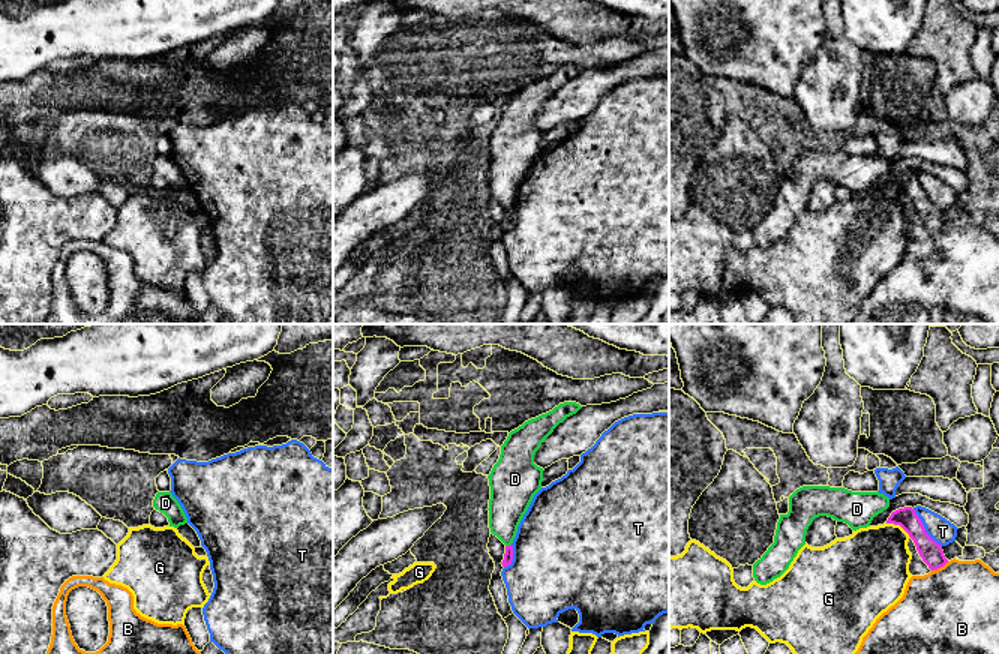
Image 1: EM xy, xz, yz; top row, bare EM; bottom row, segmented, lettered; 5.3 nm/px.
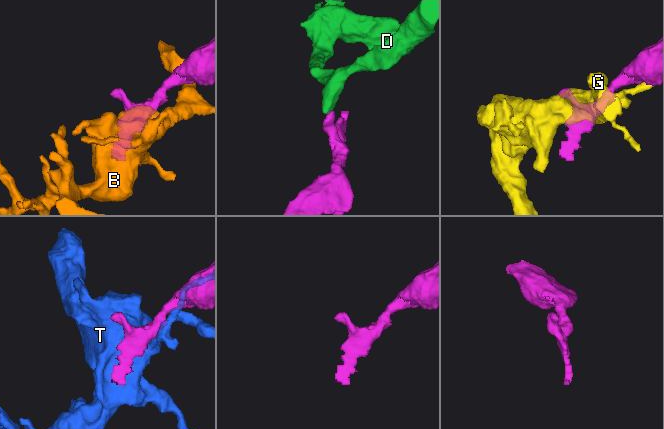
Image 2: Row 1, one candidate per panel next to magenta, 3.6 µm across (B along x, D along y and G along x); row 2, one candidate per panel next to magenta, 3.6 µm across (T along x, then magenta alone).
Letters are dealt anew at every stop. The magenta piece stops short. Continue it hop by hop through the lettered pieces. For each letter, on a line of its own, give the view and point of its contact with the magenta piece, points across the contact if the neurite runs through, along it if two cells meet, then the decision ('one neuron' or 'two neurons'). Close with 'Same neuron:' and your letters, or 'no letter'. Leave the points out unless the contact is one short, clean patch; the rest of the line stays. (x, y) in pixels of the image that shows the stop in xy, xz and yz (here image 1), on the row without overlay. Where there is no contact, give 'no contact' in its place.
B: meets magenta in yz at (939, 231); two neurons
D: meets magenta in xz at (507, 210); border along xz (510, 207), (506, 210); two neurons
G: meets magenta in yz at (899, 188); two neurons
T: meets magenta in yz at (924, 192); two neurons
Same neuron: no letter

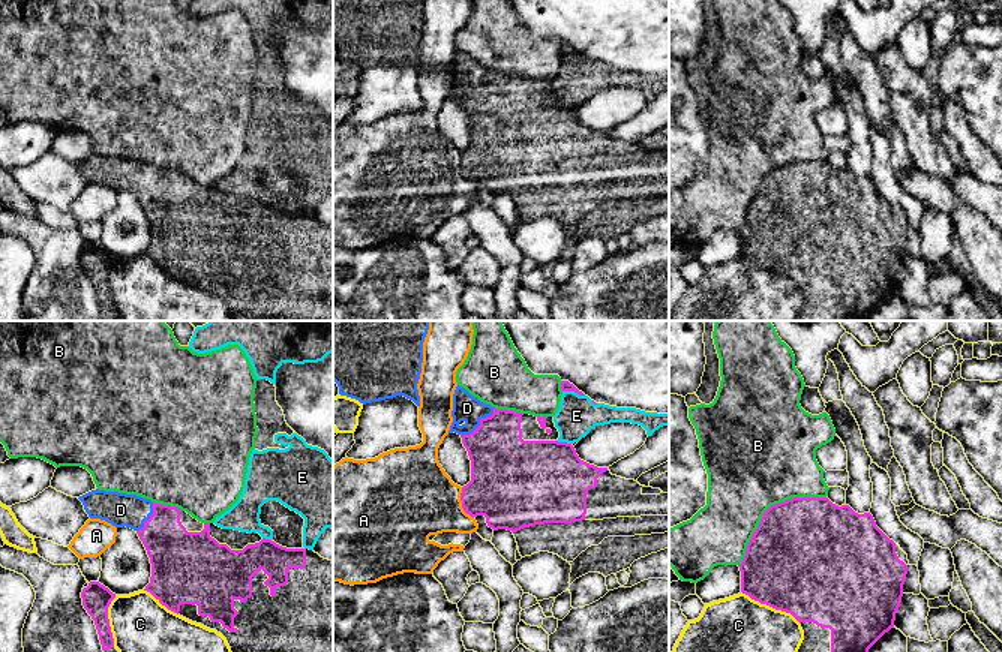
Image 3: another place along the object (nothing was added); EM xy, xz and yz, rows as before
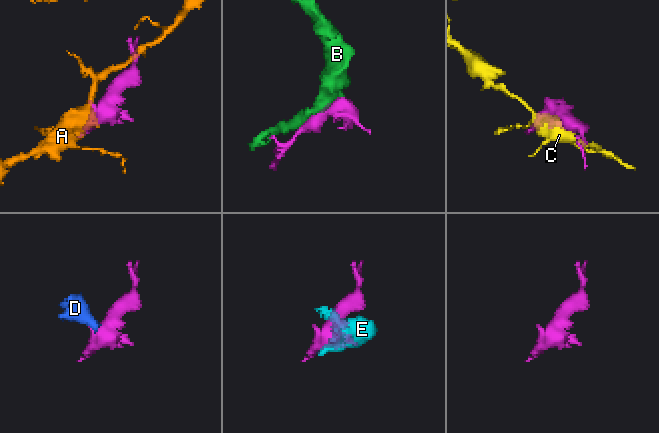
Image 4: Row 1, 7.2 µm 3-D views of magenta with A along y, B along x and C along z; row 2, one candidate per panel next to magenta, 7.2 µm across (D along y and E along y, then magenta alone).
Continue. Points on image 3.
A: meets magenta in xz at (462, 168); two neurons
B: meets magenta in yz at (768, 173); two neurons
C: meets magenta in yz at (771, 270); two neurons
D: meets magenta in xz at (480, 87); runs through xz (503, 128), (480, 87), (467, 72); one neuron
E: meets magenta in xz at (573, 54); two neurons
Same neuron: D

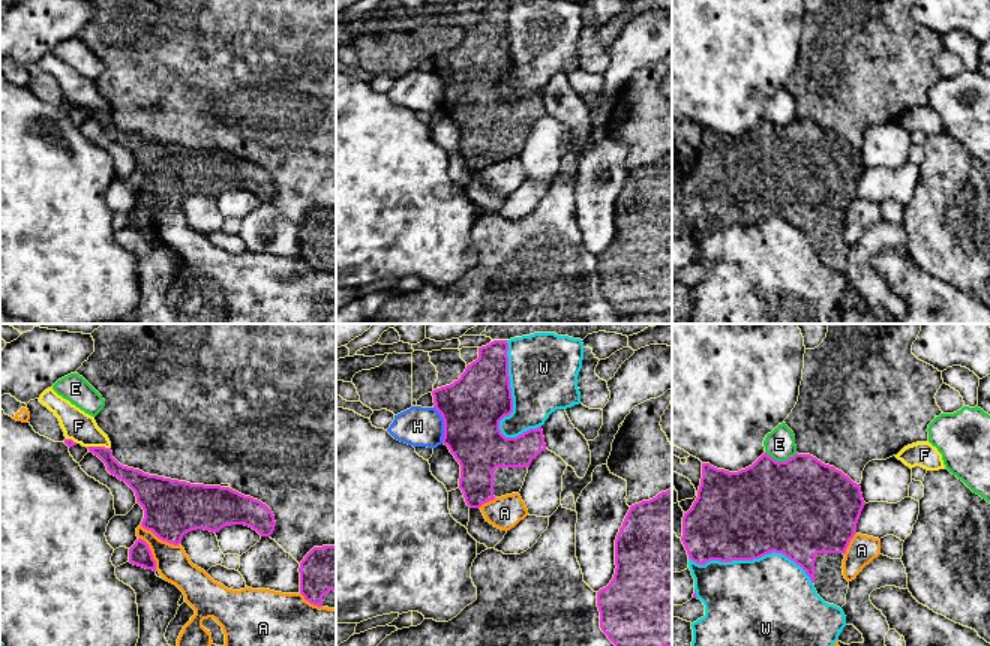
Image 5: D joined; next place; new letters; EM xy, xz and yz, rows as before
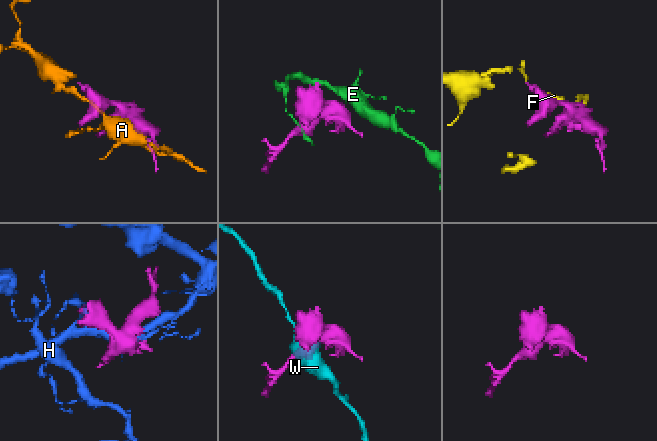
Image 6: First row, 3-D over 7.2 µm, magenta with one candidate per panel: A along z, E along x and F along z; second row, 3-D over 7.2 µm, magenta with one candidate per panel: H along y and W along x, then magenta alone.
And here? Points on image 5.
A: meets magenta in xy at (159, 203); two neurons
E: meets magenta in yz at (782, 126); two neurons
F: meets magenta in xy at (99, 111); two neurons
H: meets magenta in xz at (444, 89); two neurons
W: meets magenta in xz at (510, 59); two neurons
Same neuron: no letter

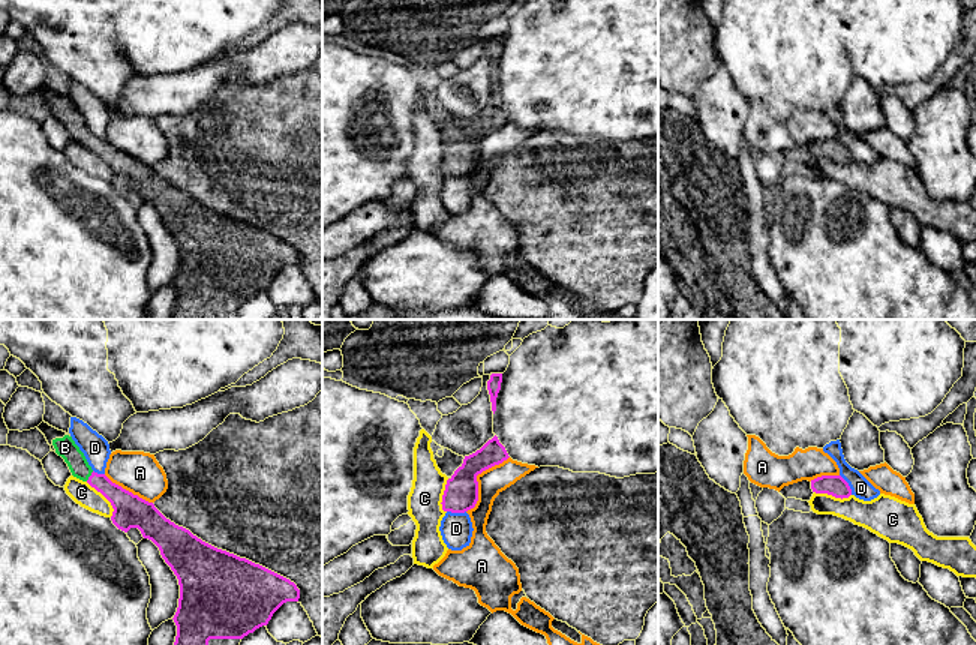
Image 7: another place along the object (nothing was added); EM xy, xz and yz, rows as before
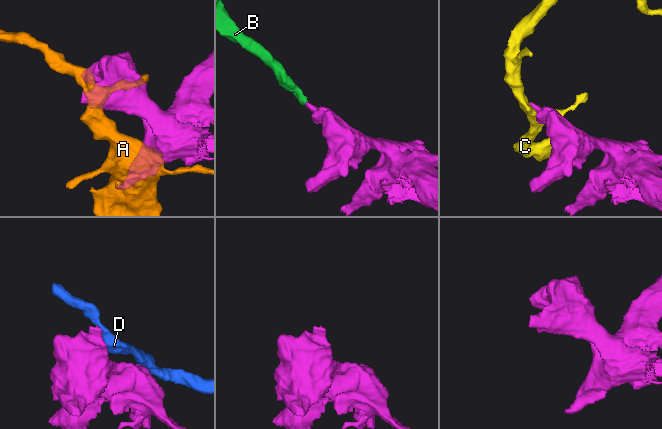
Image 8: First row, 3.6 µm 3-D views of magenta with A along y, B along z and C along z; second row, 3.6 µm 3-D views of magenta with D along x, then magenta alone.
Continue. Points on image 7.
A: meets magenta in xz at (476, 143); two neurons
B: meets magenta in xy at (90, 140); runs through xy (126, 170), (90, 140), (65, 111); one neuron
C: meets magenta in xy at (105, 161); border along xy (86, 146), (110, 167), (113, 173), (111, 180); two neurons
D: meets magenta in yz at (847, 149); two neurons
Same neuron: B

